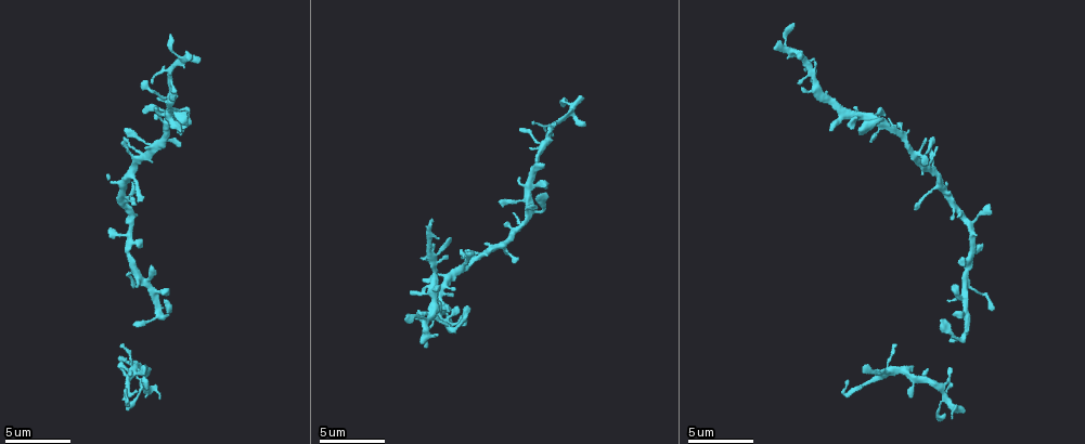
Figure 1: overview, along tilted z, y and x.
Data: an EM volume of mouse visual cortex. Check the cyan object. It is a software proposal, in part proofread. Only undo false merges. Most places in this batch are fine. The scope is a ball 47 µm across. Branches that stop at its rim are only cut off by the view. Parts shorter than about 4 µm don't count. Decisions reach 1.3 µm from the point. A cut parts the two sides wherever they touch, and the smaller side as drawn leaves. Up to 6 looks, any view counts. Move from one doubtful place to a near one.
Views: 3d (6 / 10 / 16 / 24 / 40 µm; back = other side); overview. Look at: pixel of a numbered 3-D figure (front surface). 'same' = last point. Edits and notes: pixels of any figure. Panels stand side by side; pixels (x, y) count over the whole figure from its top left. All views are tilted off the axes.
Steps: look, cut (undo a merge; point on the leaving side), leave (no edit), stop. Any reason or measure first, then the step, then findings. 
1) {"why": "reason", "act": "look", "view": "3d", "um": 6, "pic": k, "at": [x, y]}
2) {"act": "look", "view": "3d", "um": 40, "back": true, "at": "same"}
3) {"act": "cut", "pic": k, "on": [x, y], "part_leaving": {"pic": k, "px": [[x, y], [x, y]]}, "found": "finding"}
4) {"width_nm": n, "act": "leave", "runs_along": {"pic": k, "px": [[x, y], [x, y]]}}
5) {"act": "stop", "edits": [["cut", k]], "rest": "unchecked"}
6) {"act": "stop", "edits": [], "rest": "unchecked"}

{"why": "two arms at a narrow angle", "act": "look", "view": "3d", "um": 10, "pic": 1, "at": [152, 299]}

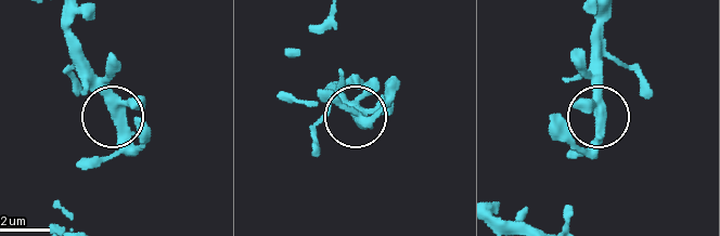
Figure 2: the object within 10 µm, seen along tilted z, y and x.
{"act": "look", "view": "3d", "um": 10, "back": true, "pic": 2, "at": [601, 116]}

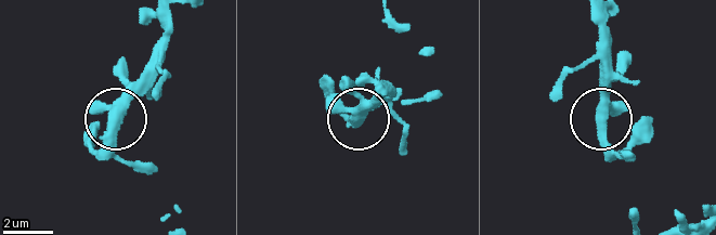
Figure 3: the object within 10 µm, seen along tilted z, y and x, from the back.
{"act": "leave", "runs_along": {"pic": 3, "px": [[598, 17], [604, 103], [601, 135], [627, 160]]}, "found": "one neuron here"}

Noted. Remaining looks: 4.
{"why": "four or more arms meet", "act": "look", "view": "3d", "um": 6, "pic": 1, "at": [427, 321]}

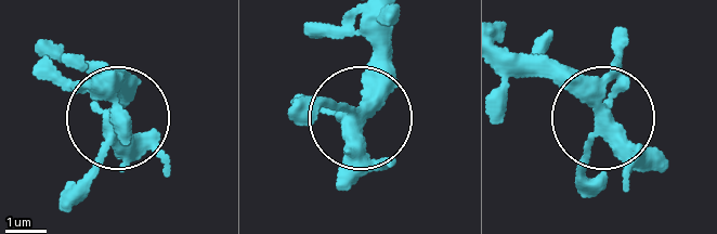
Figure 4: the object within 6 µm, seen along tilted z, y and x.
{"arms": 4, "act": "leave", "found": "all the same neuron"}

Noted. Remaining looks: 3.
{"why": "thick turns thin", "act": "look", "view": "3d", "um": 10, "pic": 1, "at": [526, 198]}

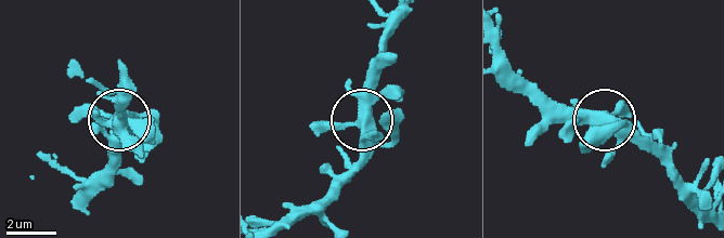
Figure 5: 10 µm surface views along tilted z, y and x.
{"act": "look", "view": "3d", "um": 6, "pic": 5, "at": [366, 120]}

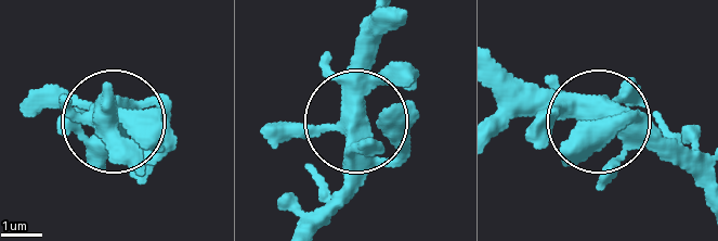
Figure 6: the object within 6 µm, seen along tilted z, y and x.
{"act": "leave", "runs_along": {"pic": 6, "px": [[310, 220], [347, 175], [362, 24]]}, "found": "one neuron here"}

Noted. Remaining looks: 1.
{"act": "stop", "edits": [], "rest": "unchecked"}

